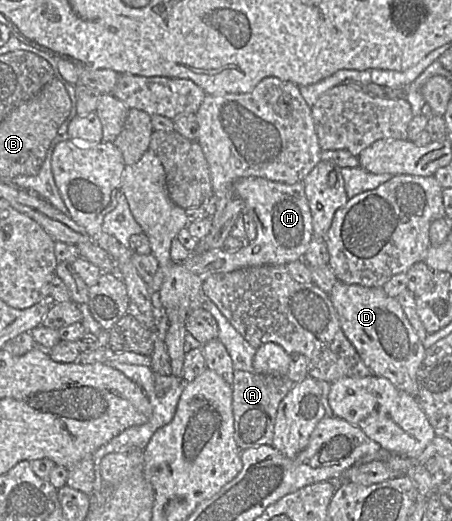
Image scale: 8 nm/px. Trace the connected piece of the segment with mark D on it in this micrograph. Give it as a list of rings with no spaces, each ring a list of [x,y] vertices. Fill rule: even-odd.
[[[337,281],[333,286],[329,296],[343,333],[373,375],[388,379],[395,387],[417,399],[418,385],[416,375],[425,357],[426,349],[423,347],[421,340],[396,298],[389,297],[382,287],[369,288],[360,285],[349,285],[340,281]]]

